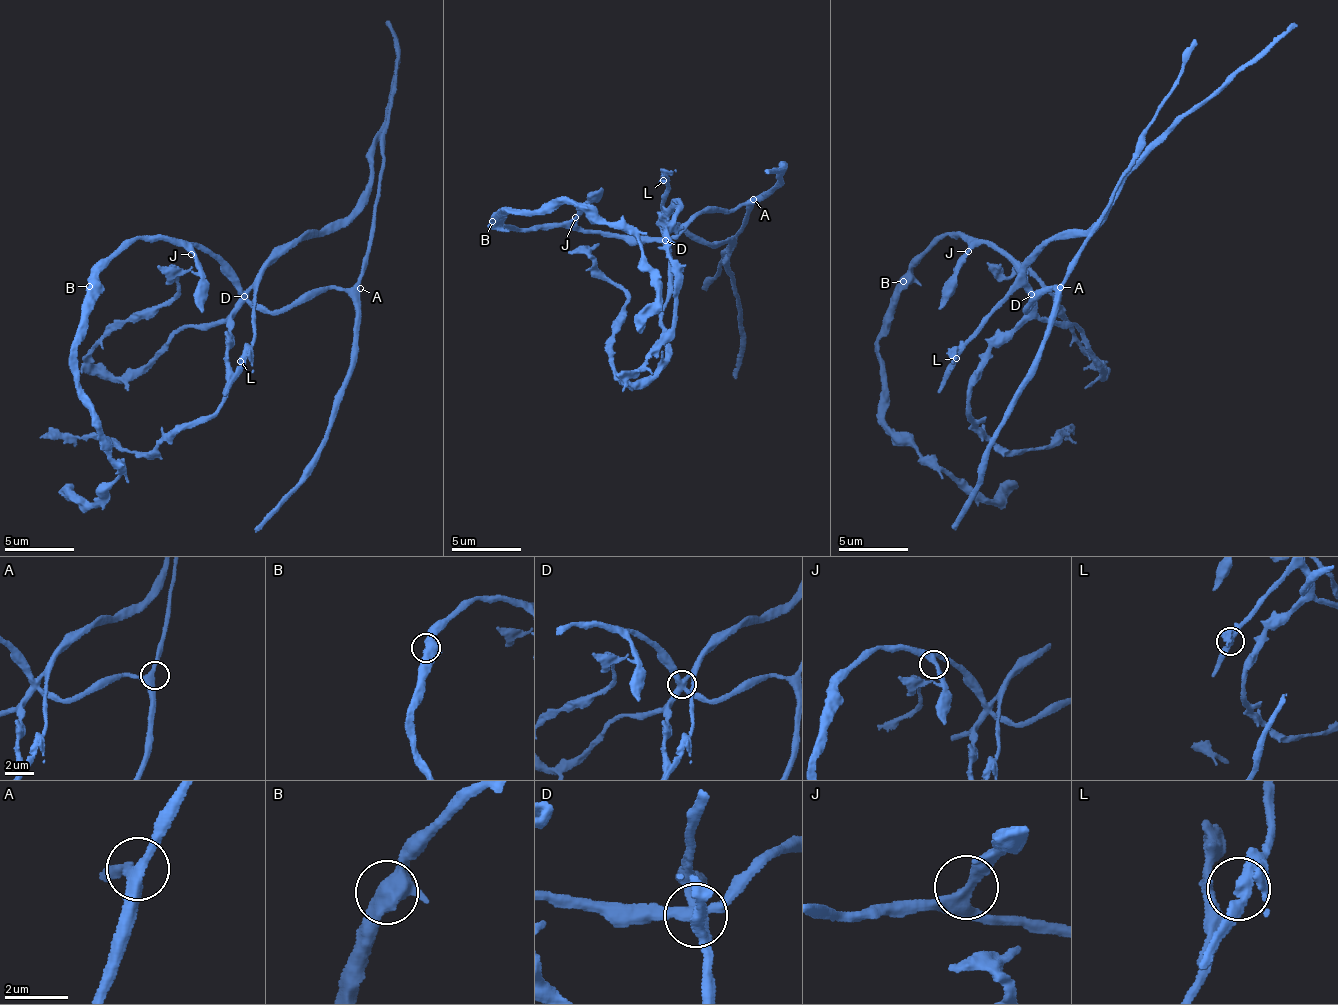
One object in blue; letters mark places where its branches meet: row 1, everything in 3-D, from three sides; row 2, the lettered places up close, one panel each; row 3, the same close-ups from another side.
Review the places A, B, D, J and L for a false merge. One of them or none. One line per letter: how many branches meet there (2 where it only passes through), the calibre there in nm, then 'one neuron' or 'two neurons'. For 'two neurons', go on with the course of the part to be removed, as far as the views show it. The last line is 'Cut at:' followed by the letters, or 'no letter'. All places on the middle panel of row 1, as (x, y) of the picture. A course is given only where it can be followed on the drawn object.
A: 3 | 320 nm | one neuron
B: 4 | 440 nm | one neuron
D: 4 | 400 nm | two neurons | (665, 241), (661, 227), (679, 227), (709, 244), (729, 243), (724, 263), (739, 321), (741, 349), (734, 380)
J: 3 | 320 nm | one neuron
L: 3 | 280 nm | one neuron
Cut at: D

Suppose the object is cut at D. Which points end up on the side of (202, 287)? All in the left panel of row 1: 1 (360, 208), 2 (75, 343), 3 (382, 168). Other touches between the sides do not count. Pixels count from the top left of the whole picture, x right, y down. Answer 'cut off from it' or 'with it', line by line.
1: cut off from it
2: with it
3: with it

